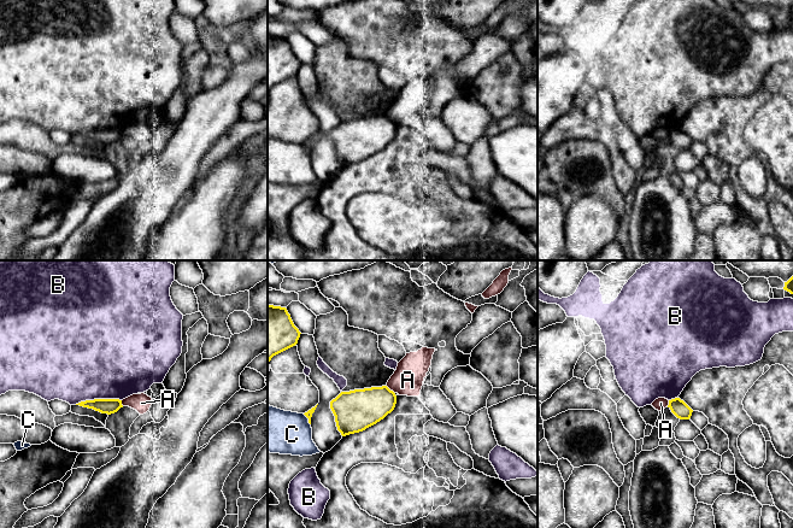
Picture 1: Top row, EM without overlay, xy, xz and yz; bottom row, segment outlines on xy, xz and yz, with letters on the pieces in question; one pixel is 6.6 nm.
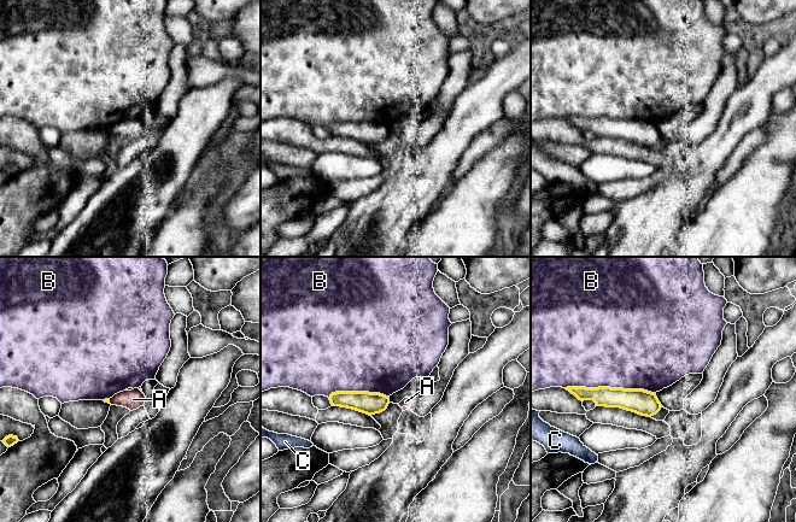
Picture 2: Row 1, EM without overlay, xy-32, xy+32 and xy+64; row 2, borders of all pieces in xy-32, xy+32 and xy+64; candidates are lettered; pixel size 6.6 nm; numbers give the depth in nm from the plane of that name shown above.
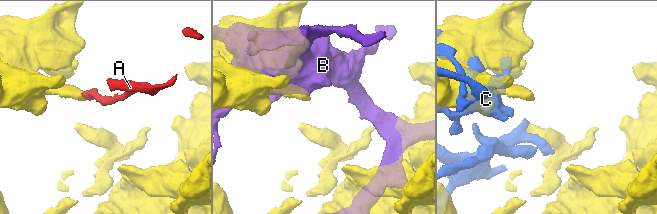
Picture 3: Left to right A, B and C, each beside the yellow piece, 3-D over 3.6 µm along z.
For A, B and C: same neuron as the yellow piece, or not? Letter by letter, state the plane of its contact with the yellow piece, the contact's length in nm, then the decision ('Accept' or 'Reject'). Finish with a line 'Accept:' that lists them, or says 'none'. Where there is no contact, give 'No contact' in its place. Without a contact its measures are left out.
A: Touches yellow in xz. Shared border 90 nm. Reject
B: Touches yellow in xy. Shared border 320 nm. Reject
C: Touches yellow in xz. Shared border 90 nm. Reject
Accept: none

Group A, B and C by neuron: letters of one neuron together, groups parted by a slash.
A / B / C

